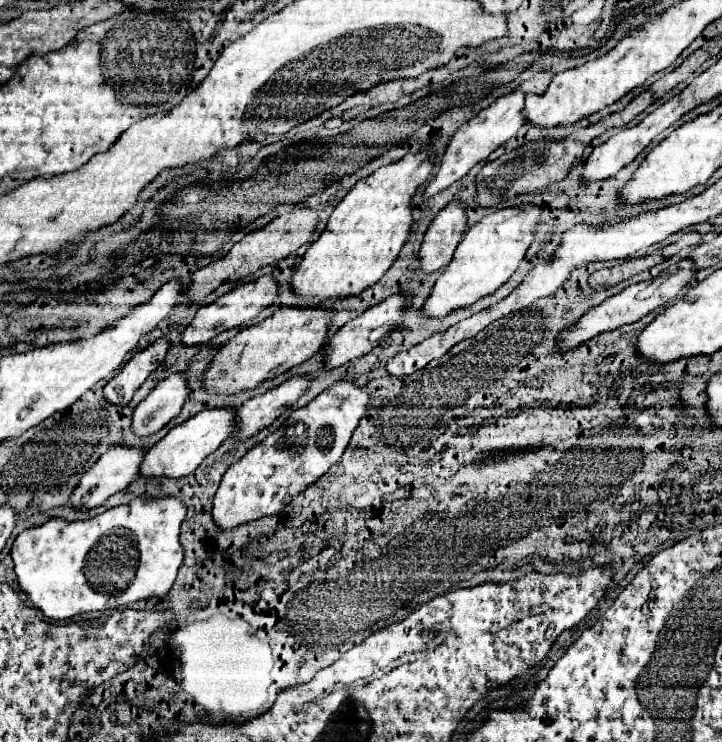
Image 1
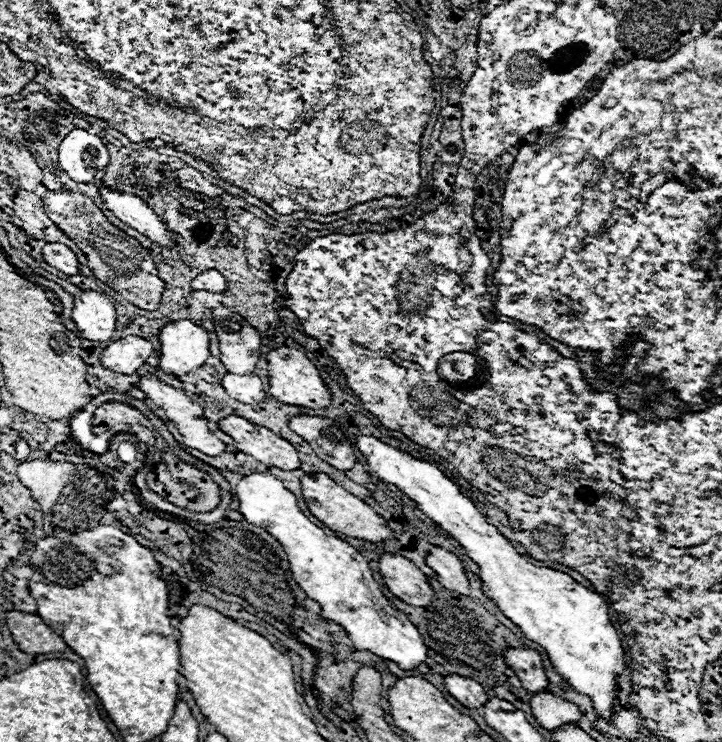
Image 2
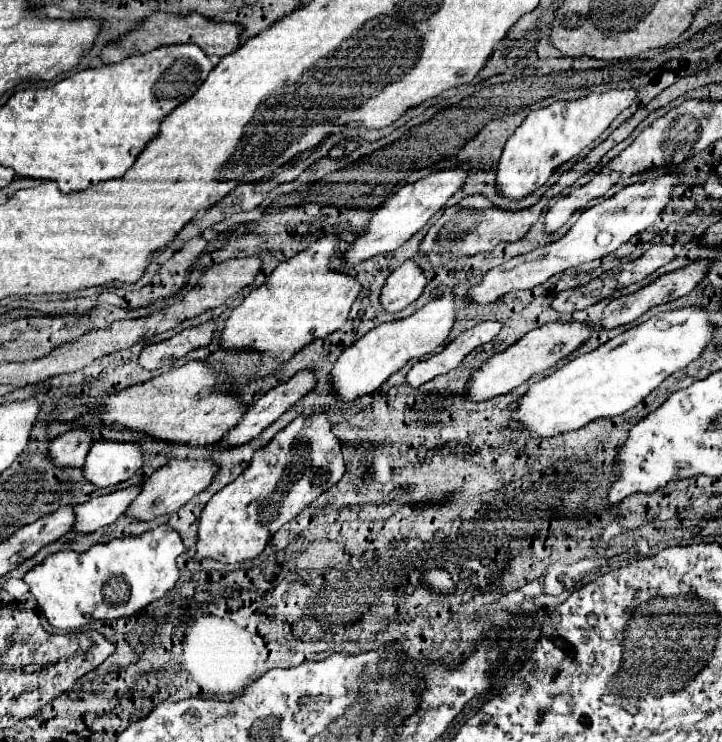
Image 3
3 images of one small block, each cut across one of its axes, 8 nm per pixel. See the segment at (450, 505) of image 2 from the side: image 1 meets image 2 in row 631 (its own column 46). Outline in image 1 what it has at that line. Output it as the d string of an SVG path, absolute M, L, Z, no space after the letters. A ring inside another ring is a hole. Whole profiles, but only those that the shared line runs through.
M162 496L158 500L134 498L130 504L108 508L106 512L88 520L68 522L64 518L50 518L40 526L20 532L12 544L12 560L18 584L30 596L34 606L54 620L64 620L94 610L124 608L136 600L164 596L172 588L178 568L182 566L184 550L178 542L178 534L184 516L186 506L180 498Z

